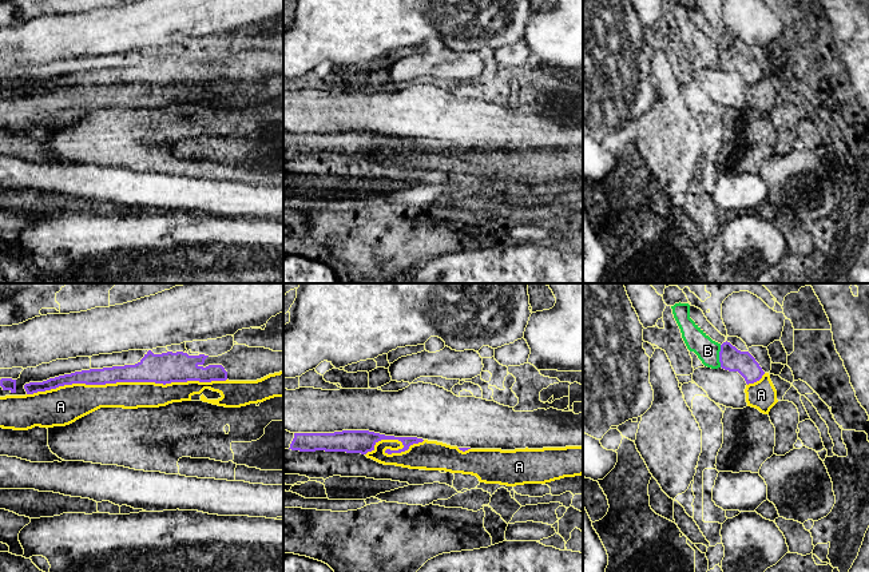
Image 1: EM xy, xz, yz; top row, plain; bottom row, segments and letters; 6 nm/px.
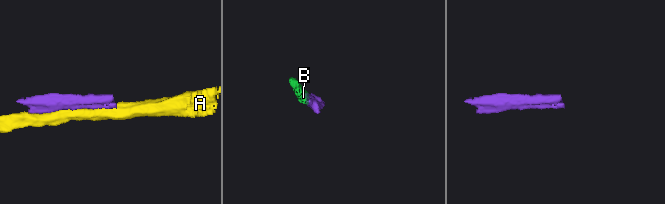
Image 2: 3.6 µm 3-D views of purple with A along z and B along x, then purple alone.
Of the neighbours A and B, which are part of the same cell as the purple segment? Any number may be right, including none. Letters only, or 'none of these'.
none of these

